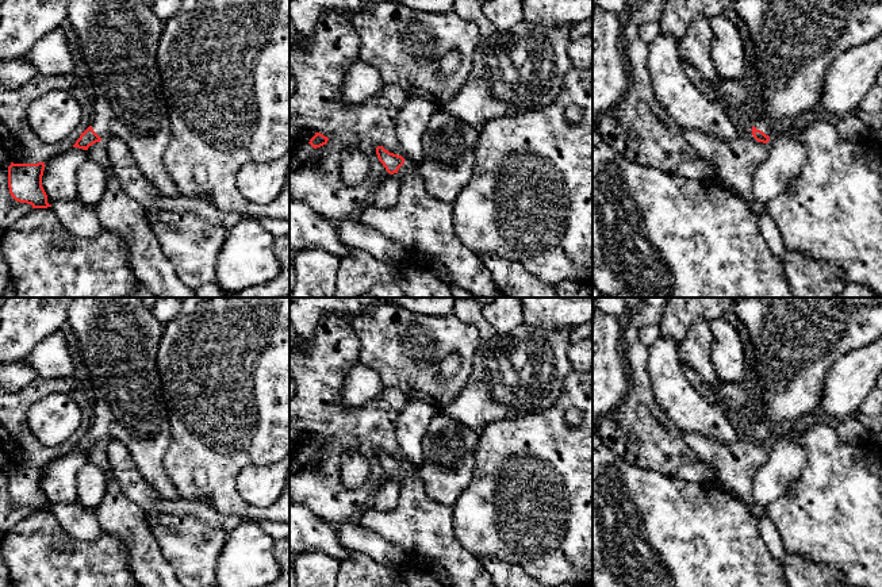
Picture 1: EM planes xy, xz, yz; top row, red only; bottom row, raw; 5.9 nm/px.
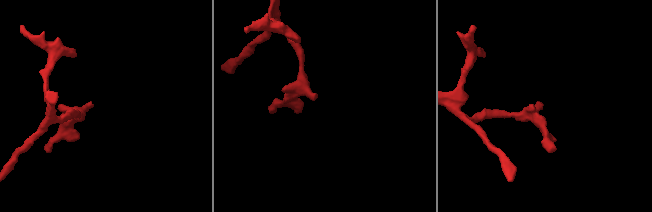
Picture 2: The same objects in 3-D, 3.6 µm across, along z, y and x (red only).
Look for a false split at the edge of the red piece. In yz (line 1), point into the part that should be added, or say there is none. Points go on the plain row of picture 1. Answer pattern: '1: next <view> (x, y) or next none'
1: next yz (796, 341)

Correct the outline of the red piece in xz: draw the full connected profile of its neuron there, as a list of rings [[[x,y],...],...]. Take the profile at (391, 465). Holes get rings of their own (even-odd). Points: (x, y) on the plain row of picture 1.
[[[437,413],[422,440],[421,467],[413,467],[383,449],[376,450],[376,457],[390,477],[415,472],[422,479],[430,499],[453,507],[471,482],[479,437],[479,431]]]

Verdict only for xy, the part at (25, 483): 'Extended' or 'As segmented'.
As segmented

